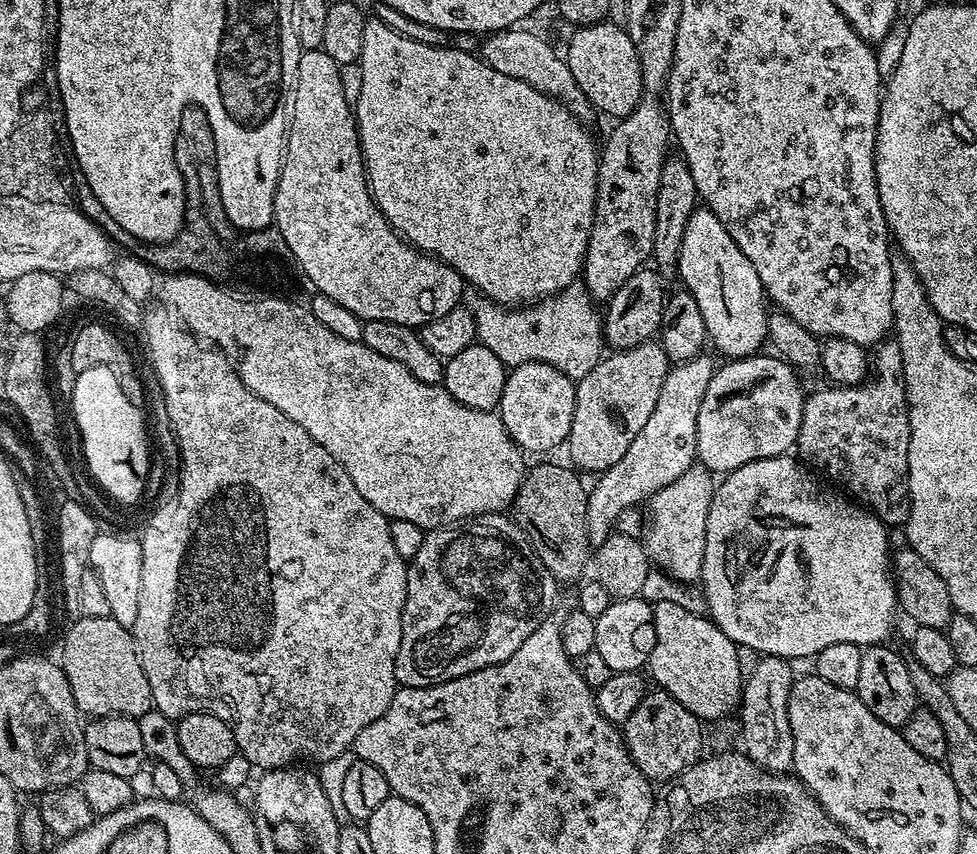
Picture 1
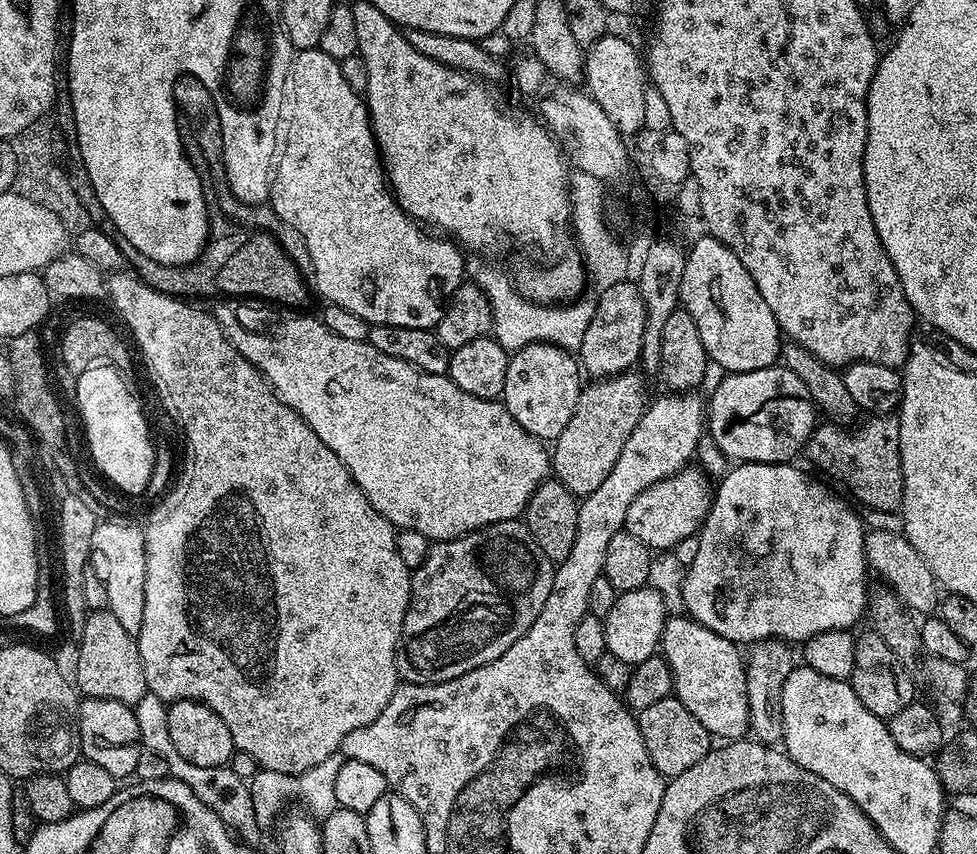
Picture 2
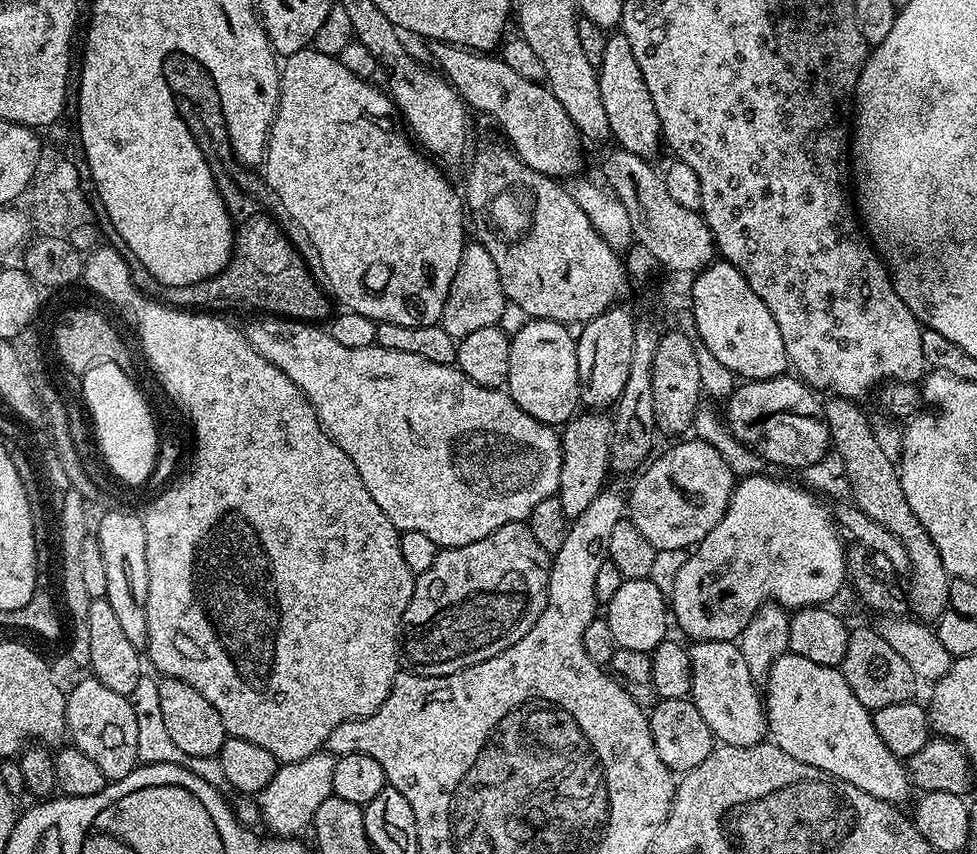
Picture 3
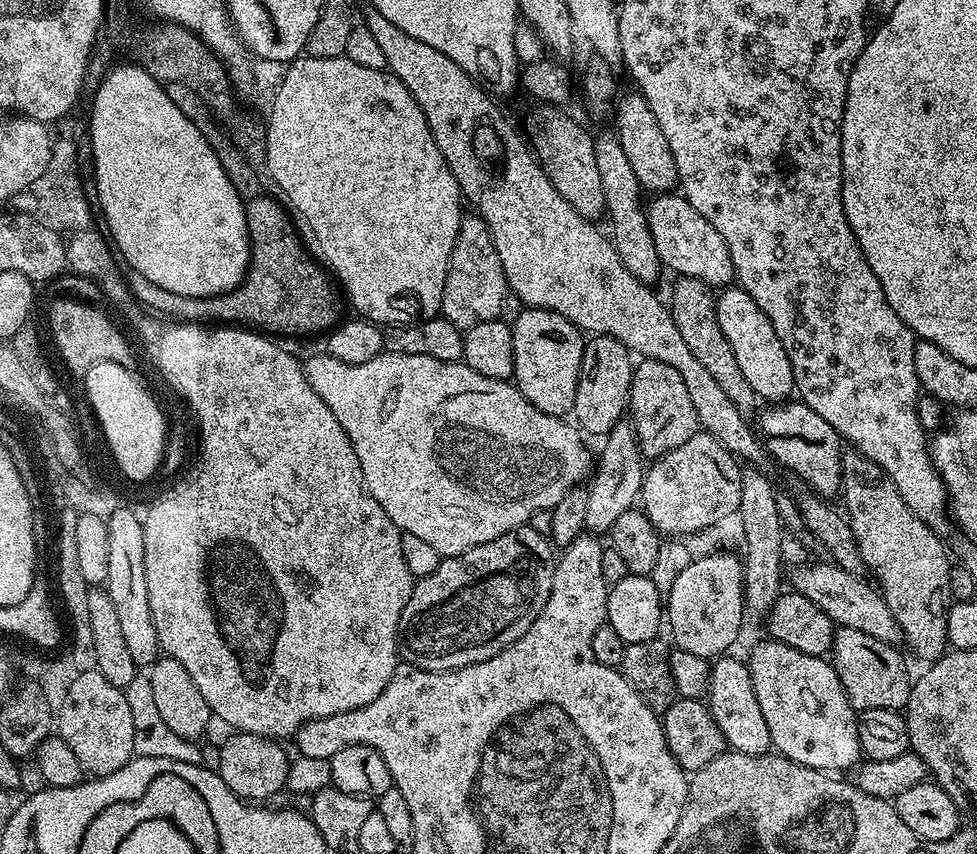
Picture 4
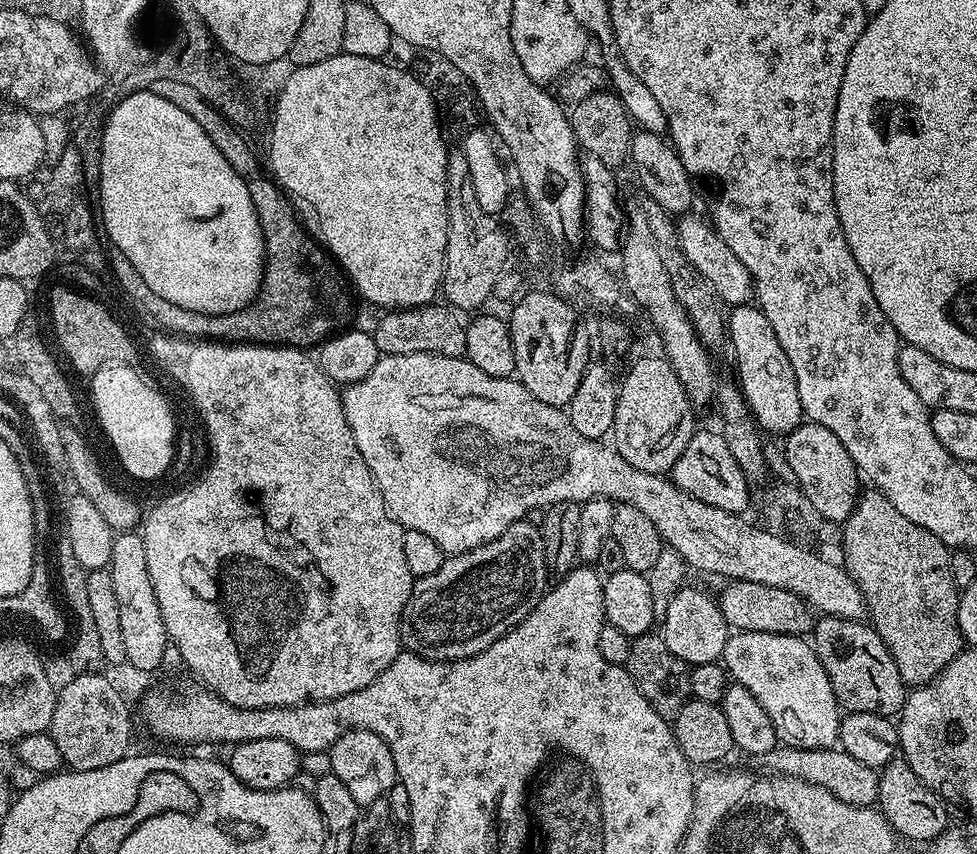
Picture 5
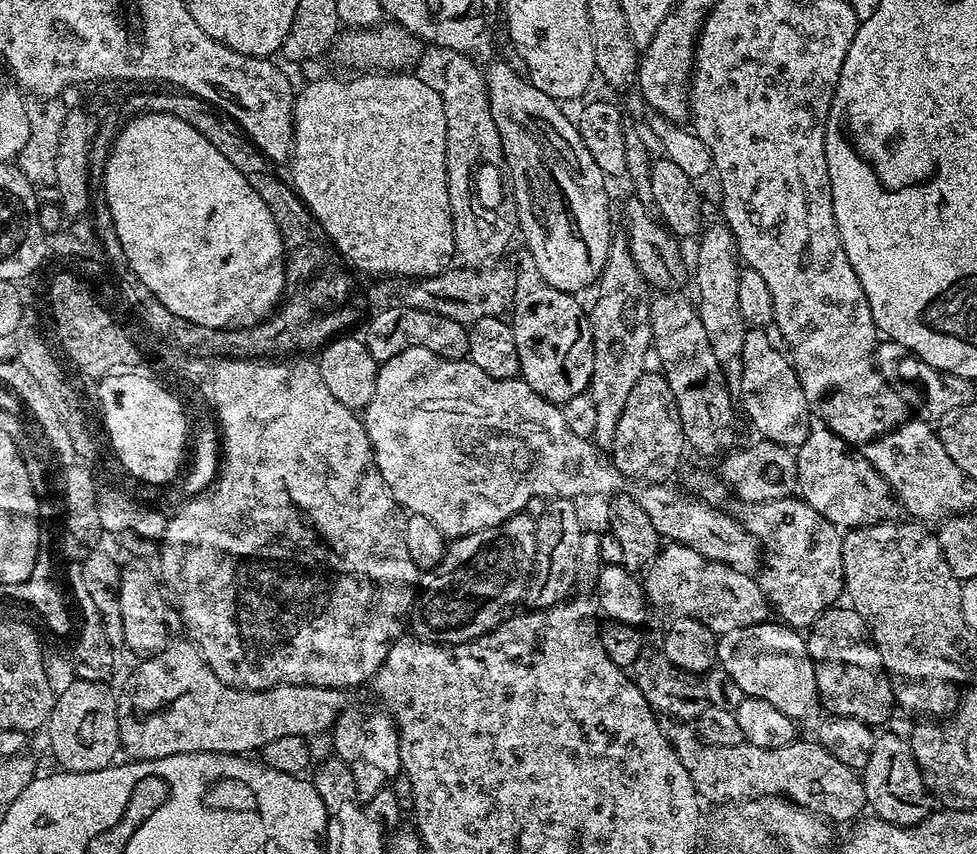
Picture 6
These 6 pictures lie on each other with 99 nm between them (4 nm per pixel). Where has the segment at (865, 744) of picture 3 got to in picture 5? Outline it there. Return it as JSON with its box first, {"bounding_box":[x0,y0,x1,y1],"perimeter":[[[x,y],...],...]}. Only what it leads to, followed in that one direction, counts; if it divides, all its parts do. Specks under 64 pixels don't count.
{"bounding_box":[722,630,842,750],"perimeter":[[[736,630],[726,642],[722,663],[729,677],[746,686],[762,710],[770,714],[783,747],[818,750],[839,741],[842,709],[818,654],[805,637]]]}

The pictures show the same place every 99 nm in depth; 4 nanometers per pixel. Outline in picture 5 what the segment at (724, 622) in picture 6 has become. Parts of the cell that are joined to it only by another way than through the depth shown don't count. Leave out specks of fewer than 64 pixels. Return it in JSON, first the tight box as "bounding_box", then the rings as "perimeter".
{"bounding_box":[718,580,814,637],"perimeter":[[[734,580],[723,586],[718,592],[718,603],[729,629],[807,637],[814,627],[813,609],[801,596],[778,590],[778,586],[762,586],[762,582]]]}

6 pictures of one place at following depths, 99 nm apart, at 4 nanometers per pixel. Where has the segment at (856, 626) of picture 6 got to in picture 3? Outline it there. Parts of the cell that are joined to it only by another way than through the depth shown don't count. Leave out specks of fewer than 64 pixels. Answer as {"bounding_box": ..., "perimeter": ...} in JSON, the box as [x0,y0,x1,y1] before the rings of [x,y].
{"bounding_box":[842,626,918,710],"perimeter":[[[872,626],[853,627],[849,631],[842,671],[850,690],[854,690],[854,698],[858,698],[858,702],[869,710],[911,701],[912,691],[918,685],[918,677],[912,673],[910,666],[906,666],[906,662],[902,662],[902,654],[897,654]]]}

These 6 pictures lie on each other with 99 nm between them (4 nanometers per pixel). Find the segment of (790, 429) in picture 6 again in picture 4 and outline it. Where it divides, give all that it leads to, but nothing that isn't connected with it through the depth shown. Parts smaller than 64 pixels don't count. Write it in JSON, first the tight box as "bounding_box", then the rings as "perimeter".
{"bounding_box":[716,286,796,401],"perimeter":[[[728,286],[716,296],[716,308],[722,333],[734,350],[738,367],[742,370],[746,382],[750,382],[750,386],[756,391],[761,401],[787,401],[796,387],[794,370],[790,366],[786,346],[782,346],[778,334],[774,334],[774,326],[770,318],[766,318],[758,302],[754,302],[754,298],[750,298],[750,294],[746,294],[744,288]]]}

